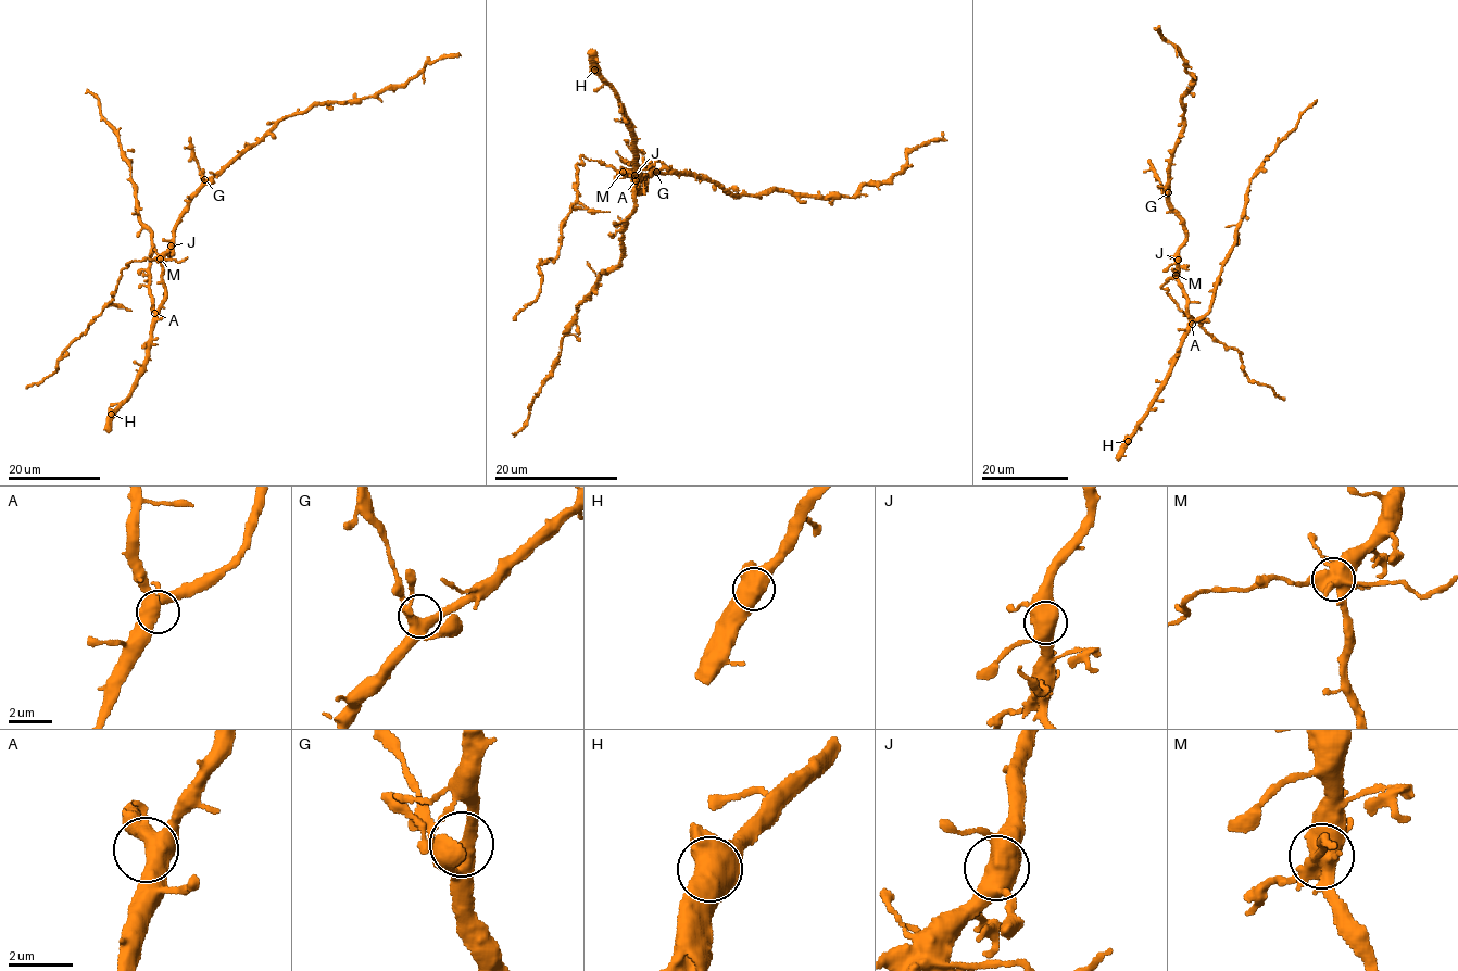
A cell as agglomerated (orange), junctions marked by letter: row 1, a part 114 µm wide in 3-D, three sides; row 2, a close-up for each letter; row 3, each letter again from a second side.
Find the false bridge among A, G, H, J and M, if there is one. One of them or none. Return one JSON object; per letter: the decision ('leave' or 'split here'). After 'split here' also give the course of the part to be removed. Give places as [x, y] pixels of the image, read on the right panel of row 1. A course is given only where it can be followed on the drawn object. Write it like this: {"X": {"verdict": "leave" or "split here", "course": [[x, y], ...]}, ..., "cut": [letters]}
{"A": {"verdict": "leave"}, "G": {"verdict": "leave"}, "H": {"verdict": "leave"}, "J": {"verdict": "leave"}, "M": {"verdict": "split here", "course": [[1177, 275], [1163, 288], [1180, 310], [1218, 341], [1236, 349], [1251, 381], [1268, 386], [1284, 400]]}, "cut": ["M"]}

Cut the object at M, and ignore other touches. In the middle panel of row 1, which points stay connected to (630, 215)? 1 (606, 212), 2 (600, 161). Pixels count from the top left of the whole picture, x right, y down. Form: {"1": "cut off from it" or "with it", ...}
{"1": "cut off from it", "2": "cut off from it"}

